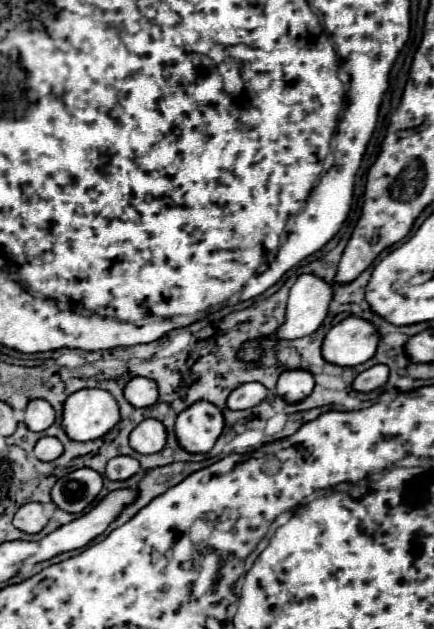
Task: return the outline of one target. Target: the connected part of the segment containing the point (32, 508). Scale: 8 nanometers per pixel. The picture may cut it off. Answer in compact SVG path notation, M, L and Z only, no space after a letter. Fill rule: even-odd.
M27 503L23 505L13 519L13 525L23 533L39 533L47 525L47 517L43 513L41 503Z

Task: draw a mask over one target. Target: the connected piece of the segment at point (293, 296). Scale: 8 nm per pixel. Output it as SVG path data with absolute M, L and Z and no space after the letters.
M301 275L289 291L283 325L269 335L277 341L293 341L313 335L325 319L325 295L333 293L333 285L323 283L315 275Z

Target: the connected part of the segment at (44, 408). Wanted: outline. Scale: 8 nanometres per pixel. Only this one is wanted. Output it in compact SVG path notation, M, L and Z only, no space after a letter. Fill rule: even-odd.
M35 399L35 401L31 401L27 405L27 409L25 409L25 425L29 427L29 431L45 431L53 423L55 423L55 411L47 401Z

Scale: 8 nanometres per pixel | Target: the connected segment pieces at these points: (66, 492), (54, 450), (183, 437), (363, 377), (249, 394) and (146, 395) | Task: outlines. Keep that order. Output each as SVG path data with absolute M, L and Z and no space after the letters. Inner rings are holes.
M77 469L73 479L59 479L51 491L53 503L67 513L81 513L101 493L103 481L97 471Z
M41 437L33 449L33 455L41 461L55 461L63 453L63 445L57 437Z
M207 401L195 403L195 407L179 413L175 423L177 441L187 453L209 453L221 431L223 415Z
M373 365L371 369L359 373L353 381L353 389L359 393L369 393L381 385L385 385L389 379L389 367L387 365Z
M243 383L243 387L237 387L235 391L231 391L227 399L227 407L233 411L251 409L259 405L265 397L267 397L267 389L261 383Z
M135 377L125 387L125 399L139 409L151 407L157 401L157 397L159 397L157 383L147 377Z

